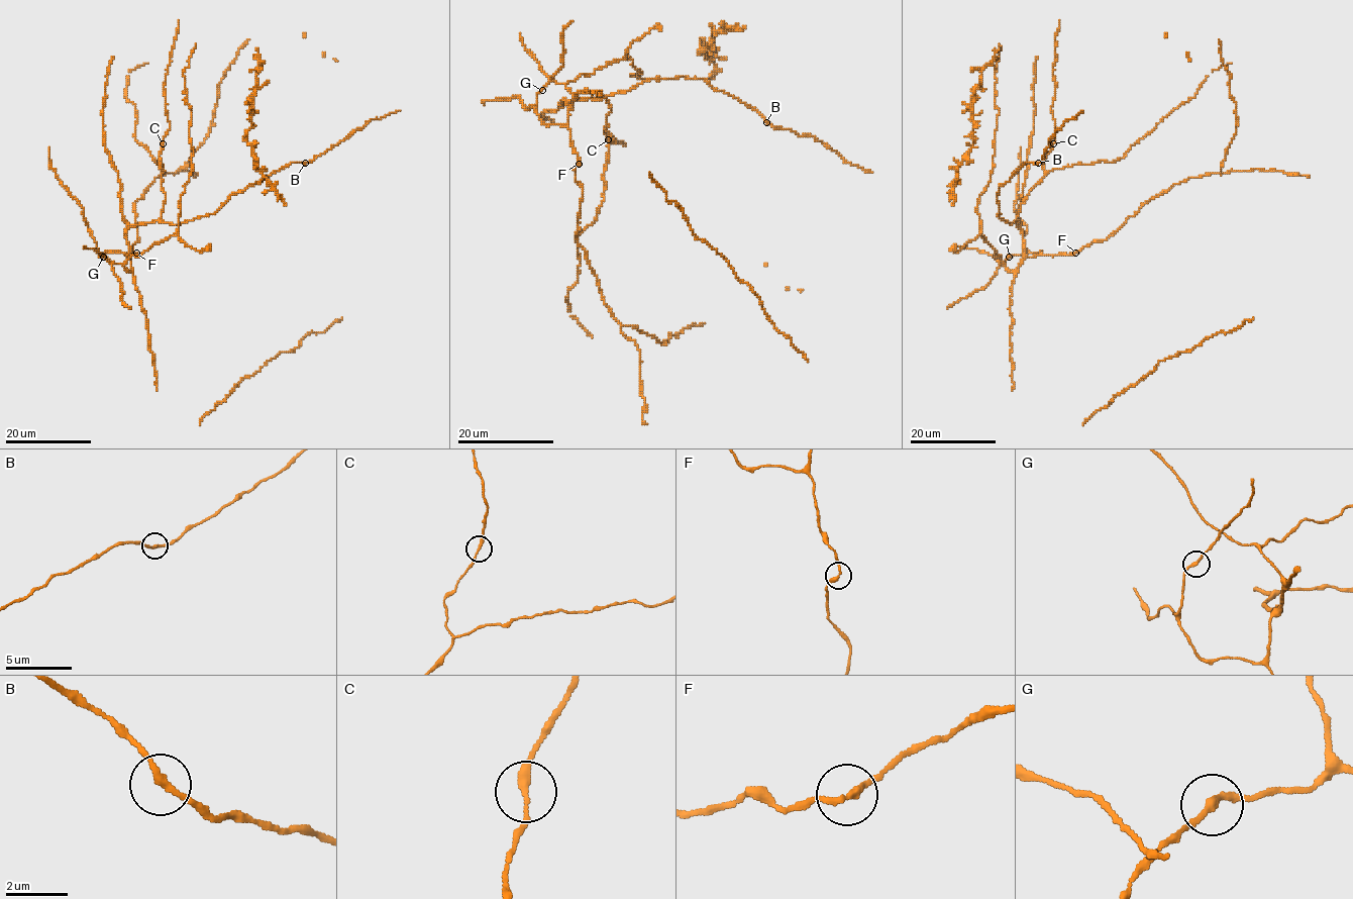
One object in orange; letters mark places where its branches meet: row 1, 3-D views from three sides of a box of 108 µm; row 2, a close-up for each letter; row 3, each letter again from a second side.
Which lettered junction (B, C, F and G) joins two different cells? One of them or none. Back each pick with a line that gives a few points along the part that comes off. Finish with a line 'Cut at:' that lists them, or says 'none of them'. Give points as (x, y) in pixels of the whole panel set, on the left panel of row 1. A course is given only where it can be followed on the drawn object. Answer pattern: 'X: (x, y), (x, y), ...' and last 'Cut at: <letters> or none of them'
Cut at: none of them

